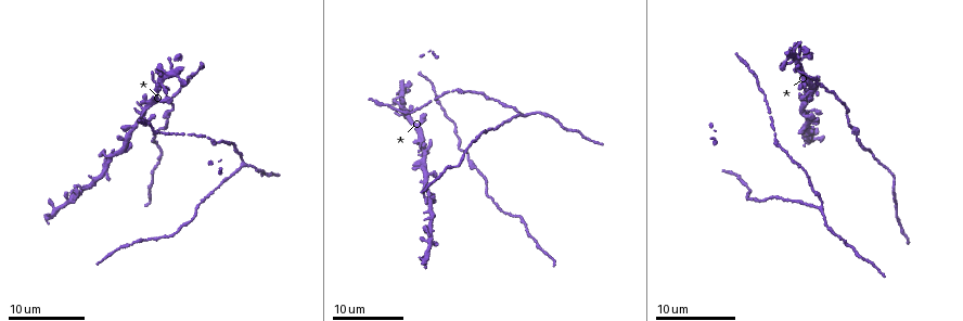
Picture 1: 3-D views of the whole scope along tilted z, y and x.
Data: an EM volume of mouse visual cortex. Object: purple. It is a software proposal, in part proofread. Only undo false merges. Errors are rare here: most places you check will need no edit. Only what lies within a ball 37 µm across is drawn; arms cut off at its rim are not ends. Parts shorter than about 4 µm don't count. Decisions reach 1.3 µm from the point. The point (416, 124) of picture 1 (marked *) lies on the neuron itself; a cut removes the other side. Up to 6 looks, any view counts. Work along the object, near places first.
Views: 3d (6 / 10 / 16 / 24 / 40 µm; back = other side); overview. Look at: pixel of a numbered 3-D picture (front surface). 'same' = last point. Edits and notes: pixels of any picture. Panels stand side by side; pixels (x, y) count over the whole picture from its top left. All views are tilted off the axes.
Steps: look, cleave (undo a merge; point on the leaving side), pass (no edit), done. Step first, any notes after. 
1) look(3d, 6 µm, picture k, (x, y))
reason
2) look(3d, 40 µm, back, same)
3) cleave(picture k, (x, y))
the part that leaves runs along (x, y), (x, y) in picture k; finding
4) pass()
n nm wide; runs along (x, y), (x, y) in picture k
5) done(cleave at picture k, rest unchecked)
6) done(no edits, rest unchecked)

look(3d, 24 µm, picture 1, (427, 153))
small branch off a trunk

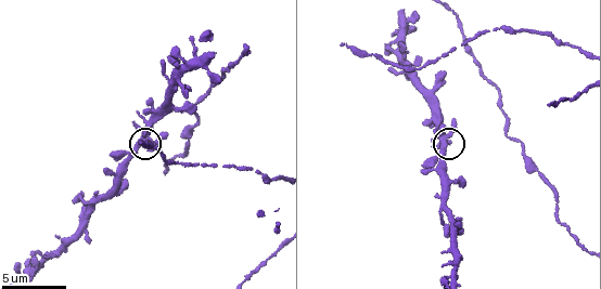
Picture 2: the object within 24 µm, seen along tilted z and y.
look(3d, 10 µm, picture 2, (443, 144))

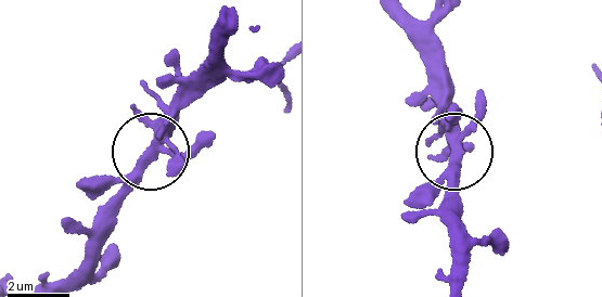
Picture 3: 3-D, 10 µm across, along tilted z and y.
pass()
280 nm wide; runs along (223, 65), (215, 88), (181, 110), (170, 134), (99, 209) in picture 3; continuous, no second neuron

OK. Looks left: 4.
look(3d, 24 µm, picture 1, (820, 207))
three arms meet

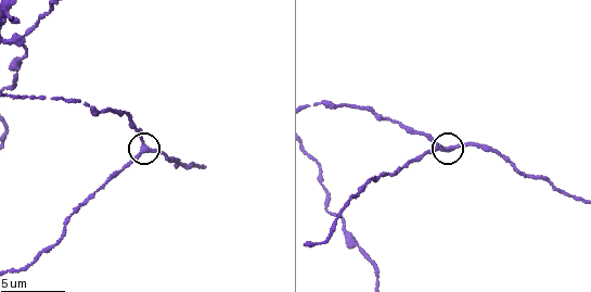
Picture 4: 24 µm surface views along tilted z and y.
look(3d, 6 µm, picture 4, (450, 150))

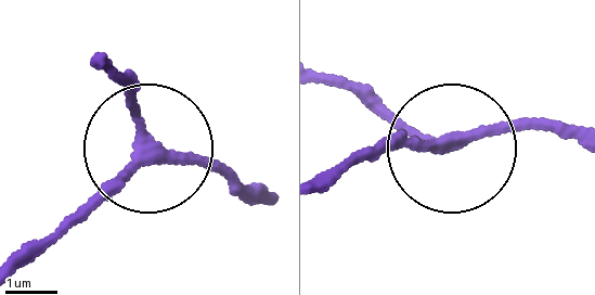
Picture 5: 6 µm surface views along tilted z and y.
pass()
3 arms; one neuron here

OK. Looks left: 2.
look(3d, 6 µm, picture 4, (25, 95))

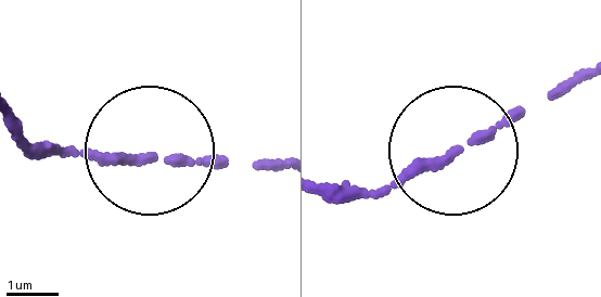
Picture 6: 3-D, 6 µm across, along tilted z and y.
pass()
one neuron here

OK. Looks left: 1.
done(no edits, rest unchecked)

